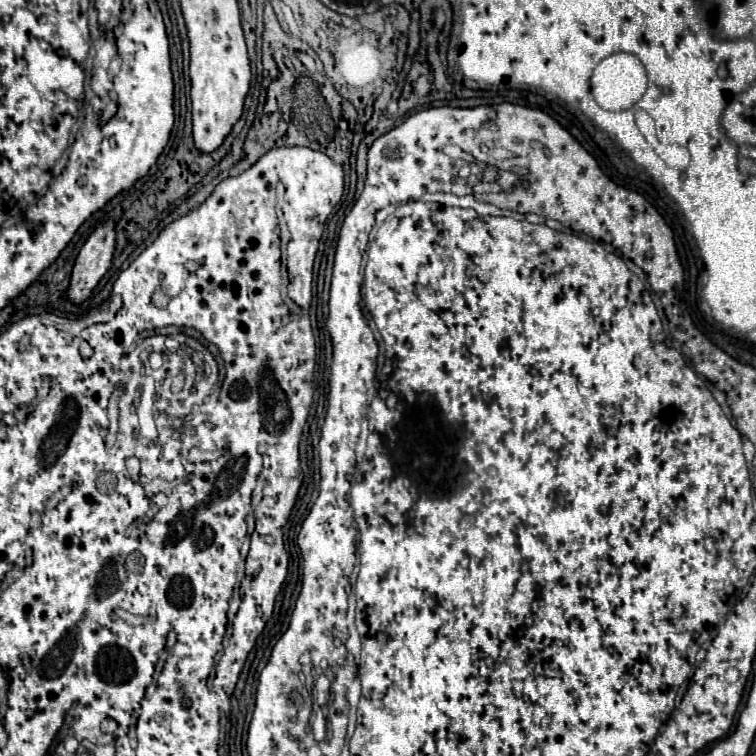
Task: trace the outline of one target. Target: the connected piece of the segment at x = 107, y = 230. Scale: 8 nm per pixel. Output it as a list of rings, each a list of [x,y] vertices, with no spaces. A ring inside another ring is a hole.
[[[105,222],[103,226],[95,228],[95,232],[87,238],[75,260],[69,288],[63,294],[69,302],[81,304],[85,298],[89,298],[93,288],[109,270],[113,250],[115,250],[115,228],[113,222]]]

